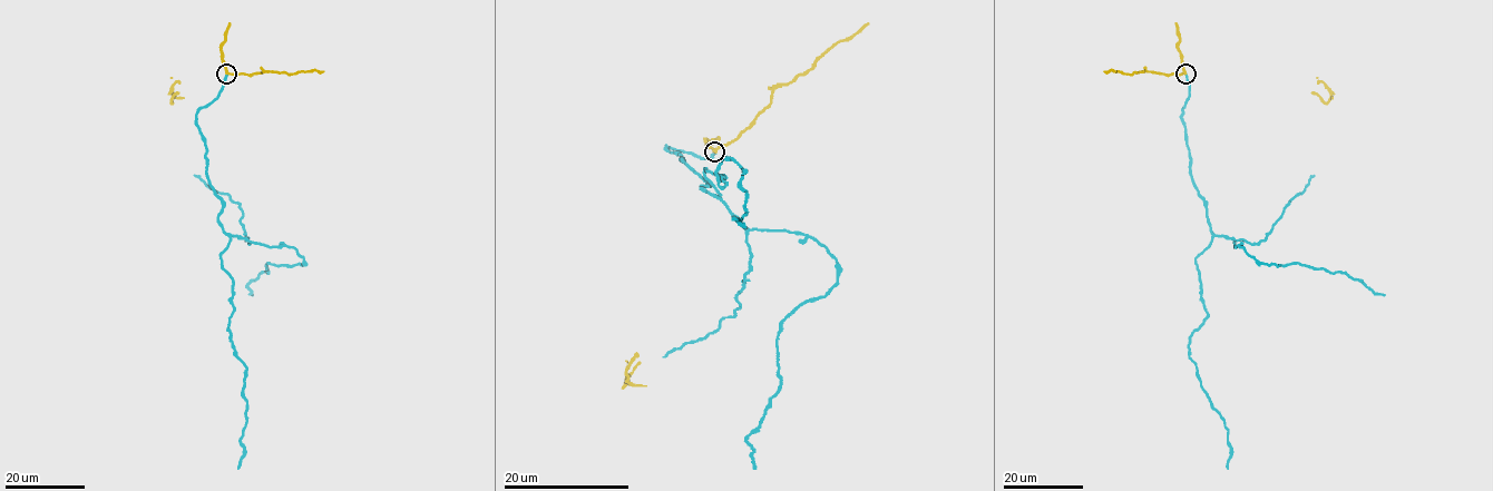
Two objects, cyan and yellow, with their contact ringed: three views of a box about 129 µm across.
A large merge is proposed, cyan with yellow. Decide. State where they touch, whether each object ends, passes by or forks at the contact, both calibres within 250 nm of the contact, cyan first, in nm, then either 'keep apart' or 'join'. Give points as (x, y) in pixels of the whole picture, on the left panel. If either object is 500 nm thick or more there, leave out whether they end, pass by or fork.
place (226, 74); cyan ends; yellow passes by; calibres 200 and 280 nm; join

